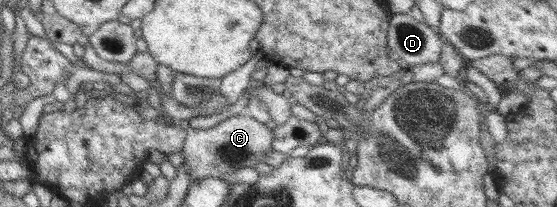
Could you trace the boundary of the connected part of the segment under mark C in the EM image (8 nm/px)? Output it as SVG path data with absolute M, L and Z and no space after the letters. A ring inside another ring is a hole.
M240 113L227 117L211 128L194 129L189 126L179 151L183 163L187 165L188 183L205 177L222 179L225 173L231 174L241 167L253 167L255 163L263 162L263 154L273 149L271 130L275 125L275 123L270 125L259 123Z

